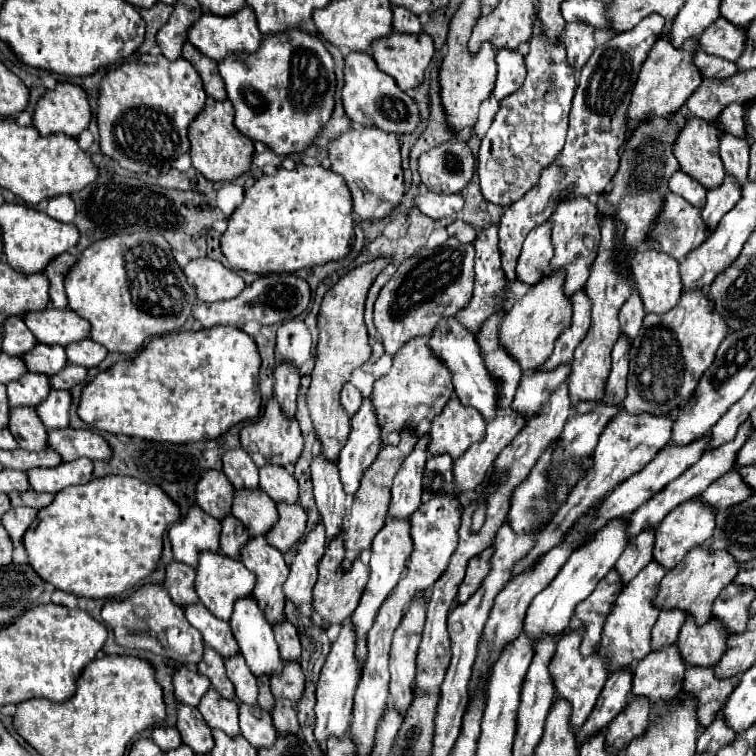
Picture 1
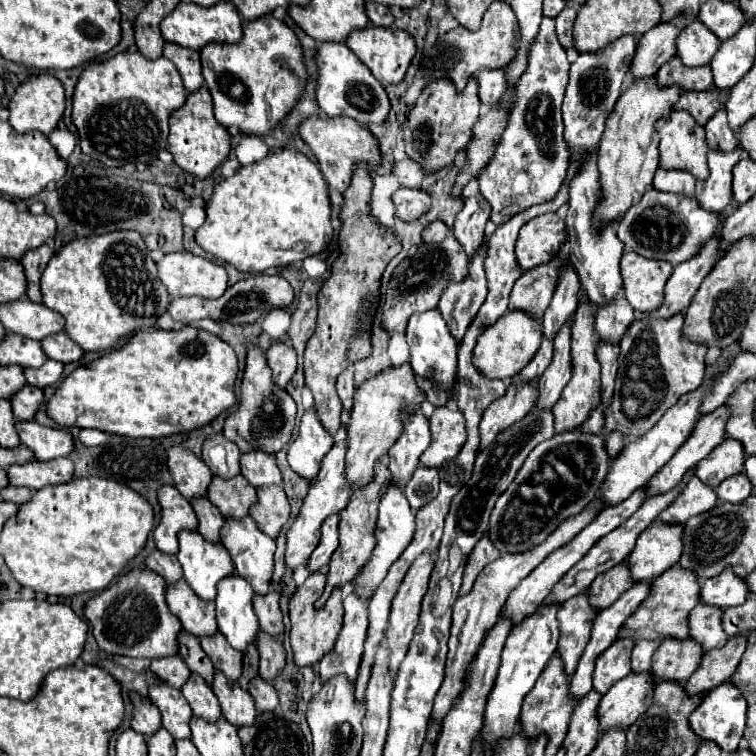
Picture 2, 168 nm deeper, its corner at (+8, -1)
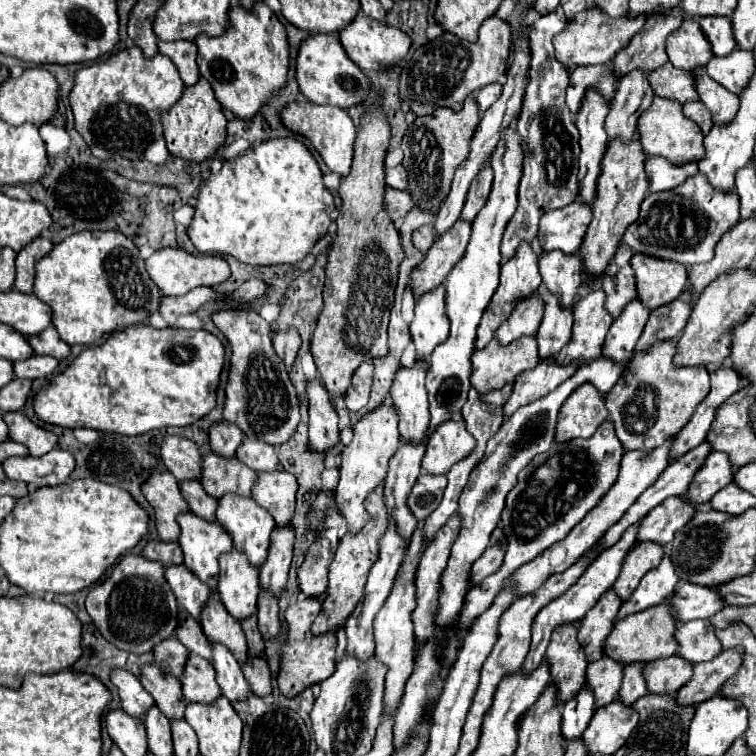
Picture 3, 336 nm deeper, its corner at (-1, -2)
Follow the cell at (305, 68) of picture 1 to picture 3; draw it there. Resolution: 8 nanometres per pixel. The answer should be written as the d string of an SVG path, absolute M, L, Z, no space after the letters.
M254 3L254 11L246 11L246 7L232 5L228 19L230 19L230 27L224 31L224 35L220 37L198 35L198 39L194 39L198 47L196 63L198 63L200 75L212 85L220 105L240 119L252 119L260 111L260 107L266 103L266 99L272 97L286 83L288 39L286 39L284 25L278 21L274 11L266 3Z

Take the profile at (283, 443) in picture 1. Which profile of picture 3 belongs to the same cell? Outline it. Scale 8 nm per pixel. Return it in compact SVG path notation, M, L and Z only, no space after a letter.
M252 307L216 311L212 321L226 335L232 349L224 419L236 423L246 437L262 439L274 447L286 443L294 435L294 429L300 421L300 407L294 385L288 377L288 369L272 347L270 325Z

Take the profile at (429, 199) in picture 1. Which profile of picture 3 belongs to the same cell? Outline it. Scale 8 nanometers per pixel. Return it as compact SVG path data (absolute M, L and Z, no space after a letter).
M388 187L384 193L384 207L386 207L386 213L390 215L390 219L394 221L412 209L412 199L406 191L398 191L398 189Z

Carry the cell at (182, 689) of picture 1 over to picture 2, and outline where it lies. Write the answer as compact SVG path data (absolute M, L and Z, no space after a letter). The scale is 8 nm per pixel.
M169 656L169 658L159 658L151 662L151 672L161 680L167 682L173 688L185 686L185 682L191 676L191 670L185 666L185 662L179 656Z

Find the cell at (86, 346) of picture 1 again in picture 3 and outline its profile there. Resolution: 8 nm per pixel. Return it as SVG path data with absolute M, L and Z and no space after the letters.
M46 327L46 331L26 337L30 347L34 347L36 355L50 355L56 359L66 359L70 355L70 347L62 343L60 335L54 331L54 327Z

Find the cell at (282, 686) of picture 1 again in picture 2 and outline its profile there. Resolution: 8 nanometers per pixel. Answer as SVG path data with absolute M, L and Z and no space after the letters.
M265 632L259 634L257 638L257 650L261 654L261 664L259 664L259 676L267 682L273 682L277 674L285 668L285 648L279 638L271 638Z

